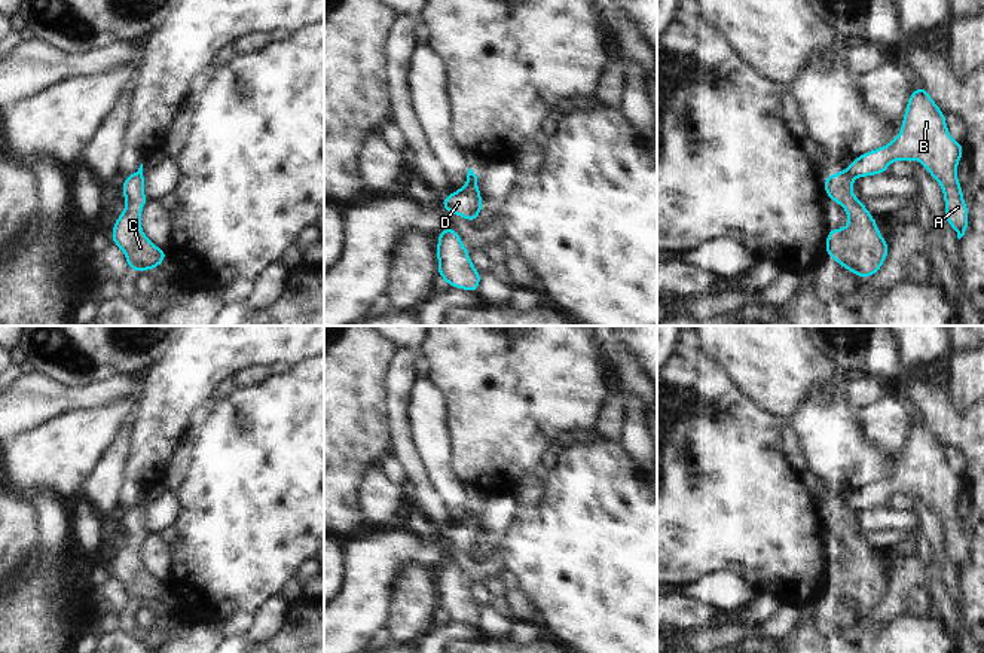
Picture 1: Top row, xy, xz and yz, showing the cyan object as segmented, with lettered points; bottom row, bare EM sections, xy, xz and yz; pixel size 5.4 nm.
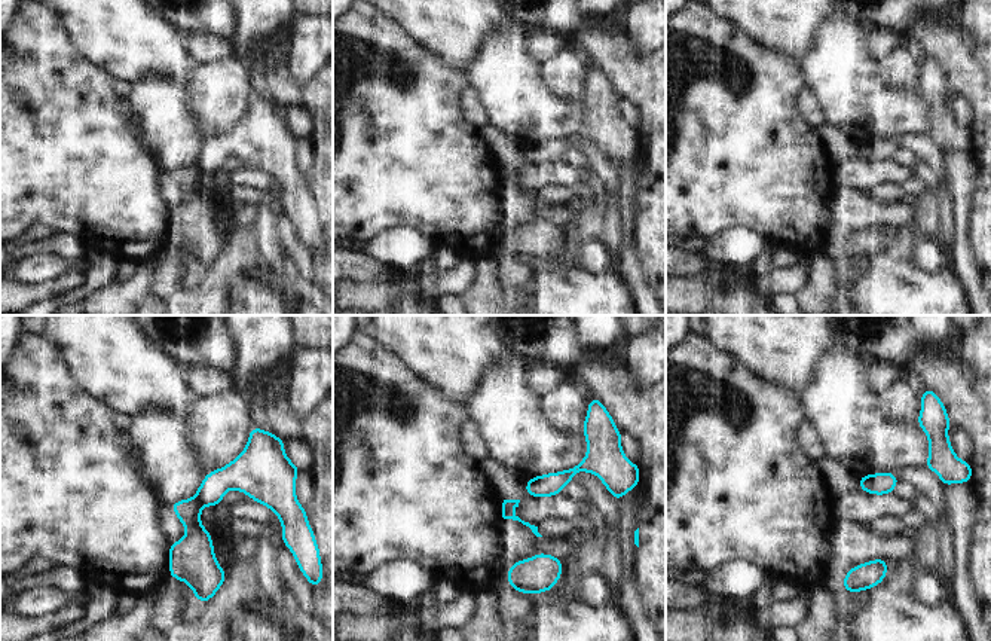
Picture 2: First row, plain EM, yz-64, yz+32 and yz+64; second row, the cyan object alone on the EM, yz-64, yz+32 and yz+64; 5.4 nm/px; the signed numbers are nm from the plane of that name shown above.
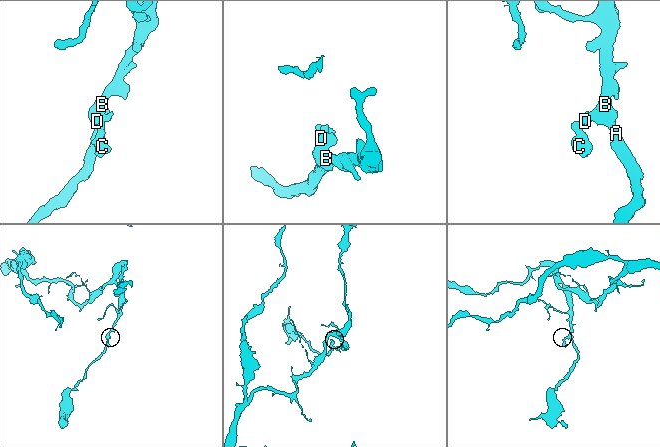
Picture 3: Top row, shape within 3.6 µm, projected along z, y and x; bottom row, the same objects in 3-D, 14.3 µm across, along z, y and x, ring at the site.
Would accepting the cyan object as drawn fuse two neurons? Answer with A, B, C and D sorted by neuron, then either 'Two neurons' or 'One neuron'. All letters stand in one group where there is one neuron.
Groups: A B D / C. Two neurons

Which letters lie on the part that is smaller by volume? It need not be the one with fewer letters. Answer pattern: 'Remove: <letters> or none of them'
Remove: C

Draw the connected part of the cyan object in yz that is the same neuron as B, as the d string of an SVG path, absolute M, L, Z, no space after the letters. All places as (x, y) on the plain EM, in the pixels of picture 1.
M925 419L910 425L901 466L889 477L862 486L847 498L852 512L886 507L896 492L919 492L941 518L945 534L945 552L960 573L969 556L962 518L957 515L957 497L963 477L956 476L945 458L945 448L929 430Z

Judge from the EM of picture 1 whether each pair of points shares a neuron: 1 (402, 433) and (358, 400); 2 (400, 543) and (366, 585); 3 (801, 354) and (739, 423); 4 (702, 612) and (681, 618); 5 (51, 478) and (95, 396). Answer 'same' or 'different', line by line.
1: different
2: same
3: different
4: same
5: different

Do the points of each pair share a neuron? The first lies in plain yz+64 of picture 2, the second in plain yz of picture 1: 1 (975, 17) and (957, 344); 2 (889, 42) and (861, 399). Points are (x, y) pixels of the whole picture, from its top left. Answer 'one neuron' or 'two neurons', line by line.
1: two neurons
2: one neuron

